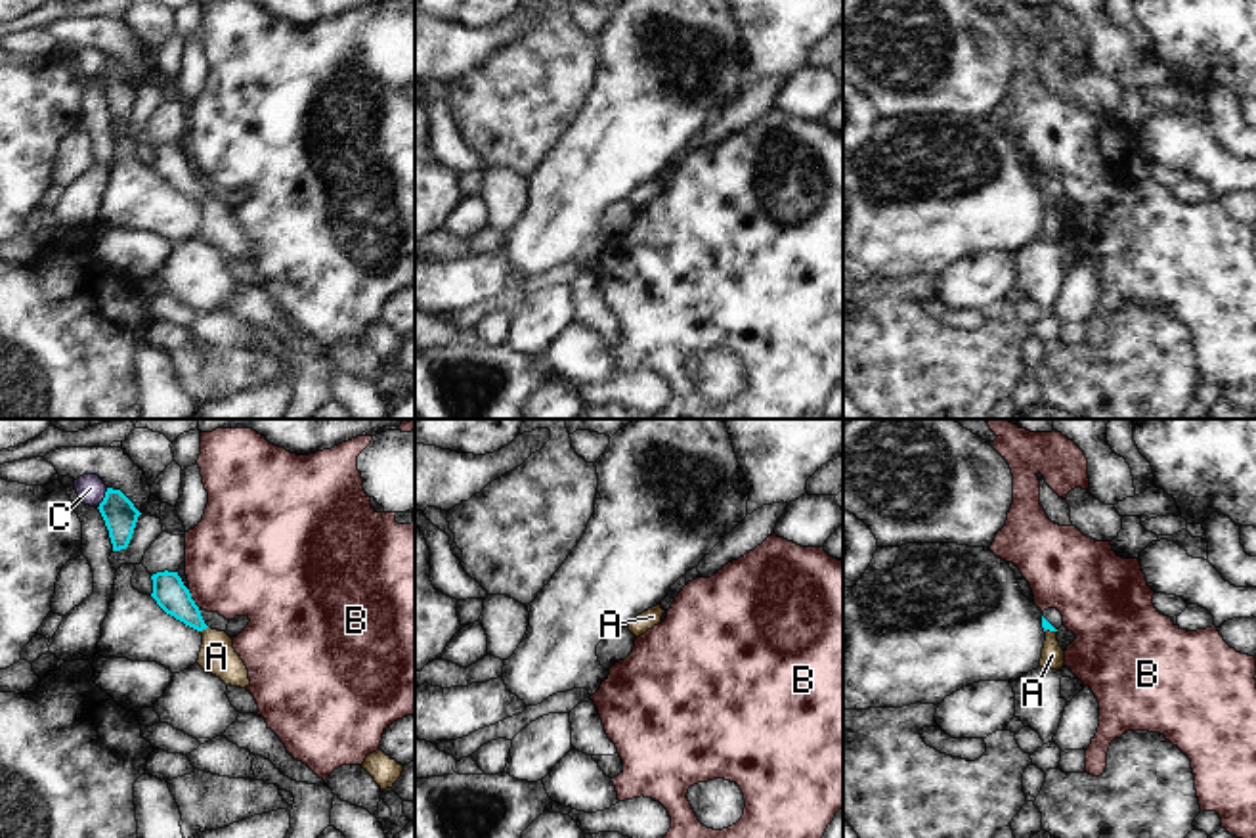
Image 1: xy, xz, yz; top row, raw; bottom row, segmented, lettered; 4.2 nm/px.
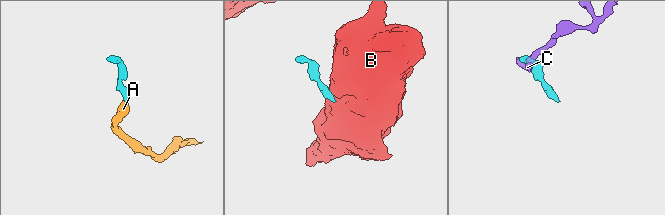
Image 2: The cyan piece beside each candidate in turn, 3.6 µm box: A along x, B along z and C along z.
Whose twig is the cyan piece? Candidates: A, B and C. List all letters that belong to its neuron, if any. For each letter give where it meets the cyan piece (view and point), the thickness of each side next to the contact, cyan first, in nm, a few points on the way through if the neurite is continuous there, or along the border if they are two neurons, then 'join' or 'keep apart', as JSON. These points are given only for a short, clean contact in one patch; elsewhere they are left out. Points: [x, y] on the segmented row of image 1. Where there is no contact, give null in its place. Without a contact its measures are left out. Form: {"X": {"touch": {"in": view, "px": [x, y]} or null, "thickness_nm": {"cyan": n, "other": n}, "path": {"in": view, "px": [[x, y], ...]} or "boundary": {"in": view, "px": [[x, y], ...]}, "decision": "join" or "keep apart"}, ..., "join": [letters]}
{"A": {"touch": {"in": "xy", "px": [203, 628]}, "thickness_nm": {"cyan": 140, "other": 150}, "path": {"in": "xy", "px": [[169, 592], [203, 628], [216, 645], [216, 657]]}, "decision": "join"}, "B": {"touch": {"in": "xy", "px": [192, 599]}, "thickness_nm": {"cyan": 140, "other": 440}, "boundary": {"in": "xy", "px": [[188, 590], [199, 607]]}, "decision": "keep apart"}, "C": {"touch": {"in": "xy", "px": [104, 498]}, "thickness_nm": {"cyan": 140, "other": 120}, "boundary": {"in": "xy", "px": [[108, 488], [98, 507]]}, "decision": "keep apart"}, "join": ["A"]}

